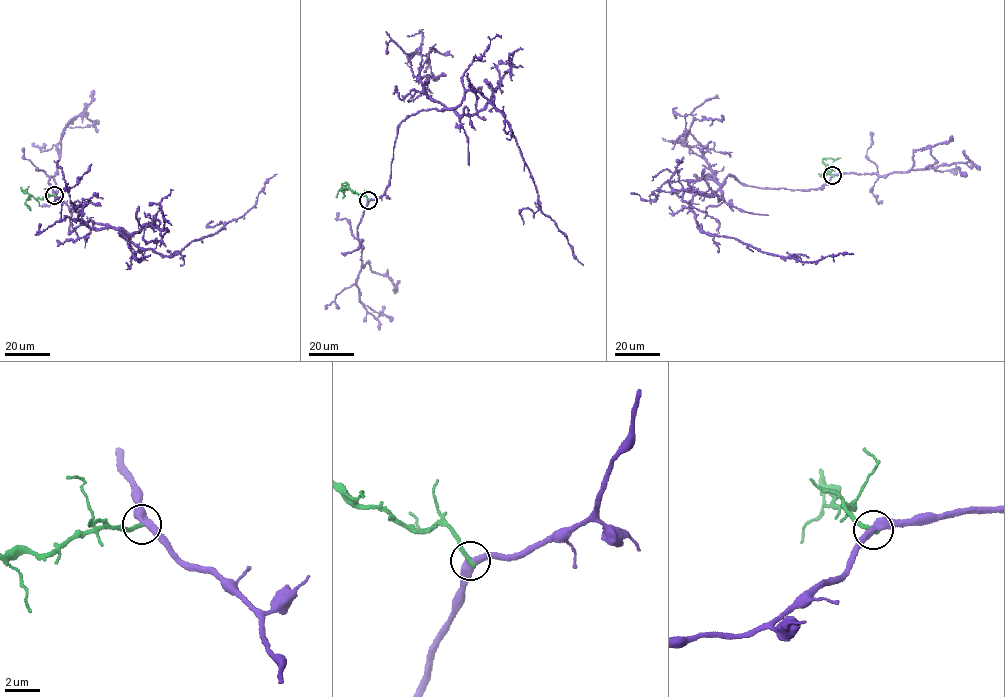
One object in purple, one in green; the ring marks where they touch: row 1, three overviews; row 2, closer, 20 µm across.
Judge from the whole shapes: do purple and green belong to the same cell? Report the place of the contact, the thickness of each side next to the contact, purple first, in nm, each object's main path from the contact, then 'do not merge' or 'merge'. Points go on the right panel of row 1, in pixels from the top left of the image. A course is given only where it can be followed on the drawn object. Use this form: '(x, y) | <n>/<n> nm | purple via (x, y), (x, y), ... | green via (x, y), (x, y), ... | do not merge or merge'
(832, 175) | 440/280 nm | purple via (833, 175), (796, 190), (729, 174), (690, 206), (701, 230), (780, 256), (853, 253) | green via (833, 175), (827, 173), (823, 159), (841, 158) | do not merge

